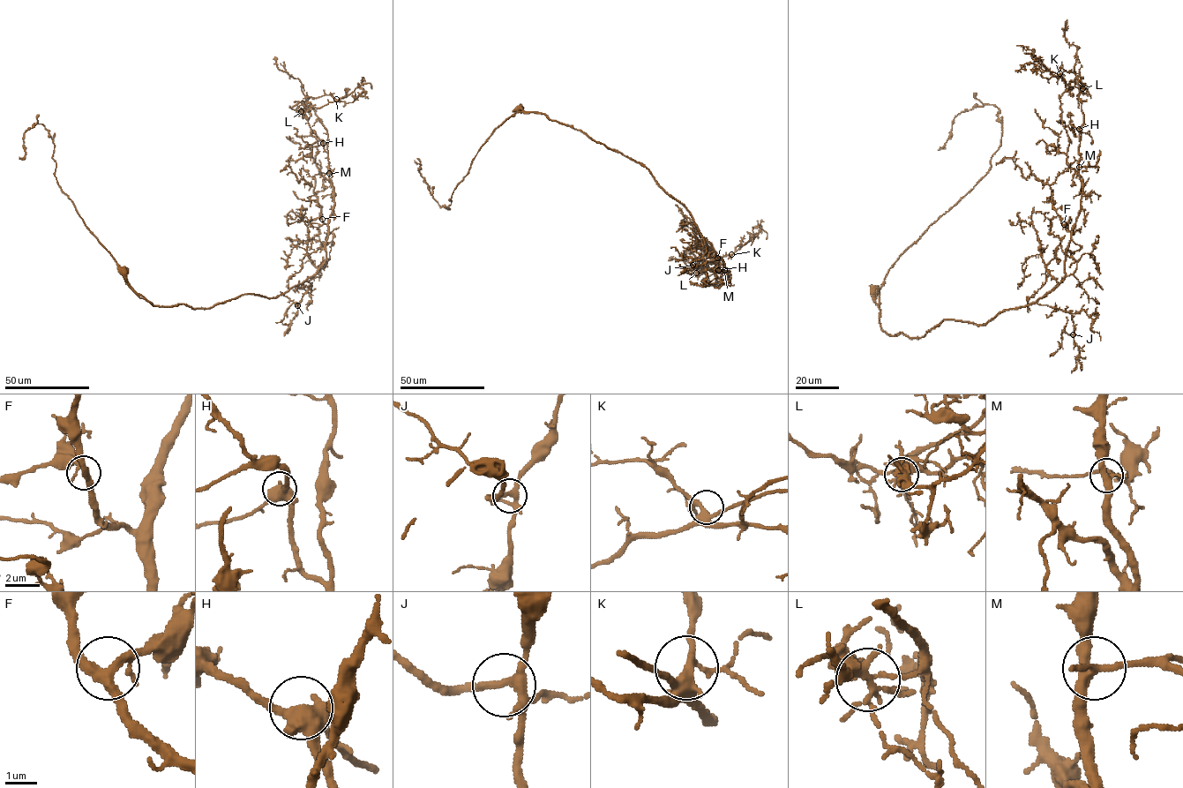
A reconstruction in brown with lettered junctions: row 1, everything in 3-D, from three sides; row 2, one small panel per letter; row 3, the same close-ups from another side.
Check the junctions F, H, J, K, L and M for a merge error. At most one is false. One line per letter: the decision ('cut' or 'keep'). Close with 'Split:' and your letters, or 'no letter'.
F: keep
H: keep
J: keep
K: keep
L: cut
M: keep
Split: L

